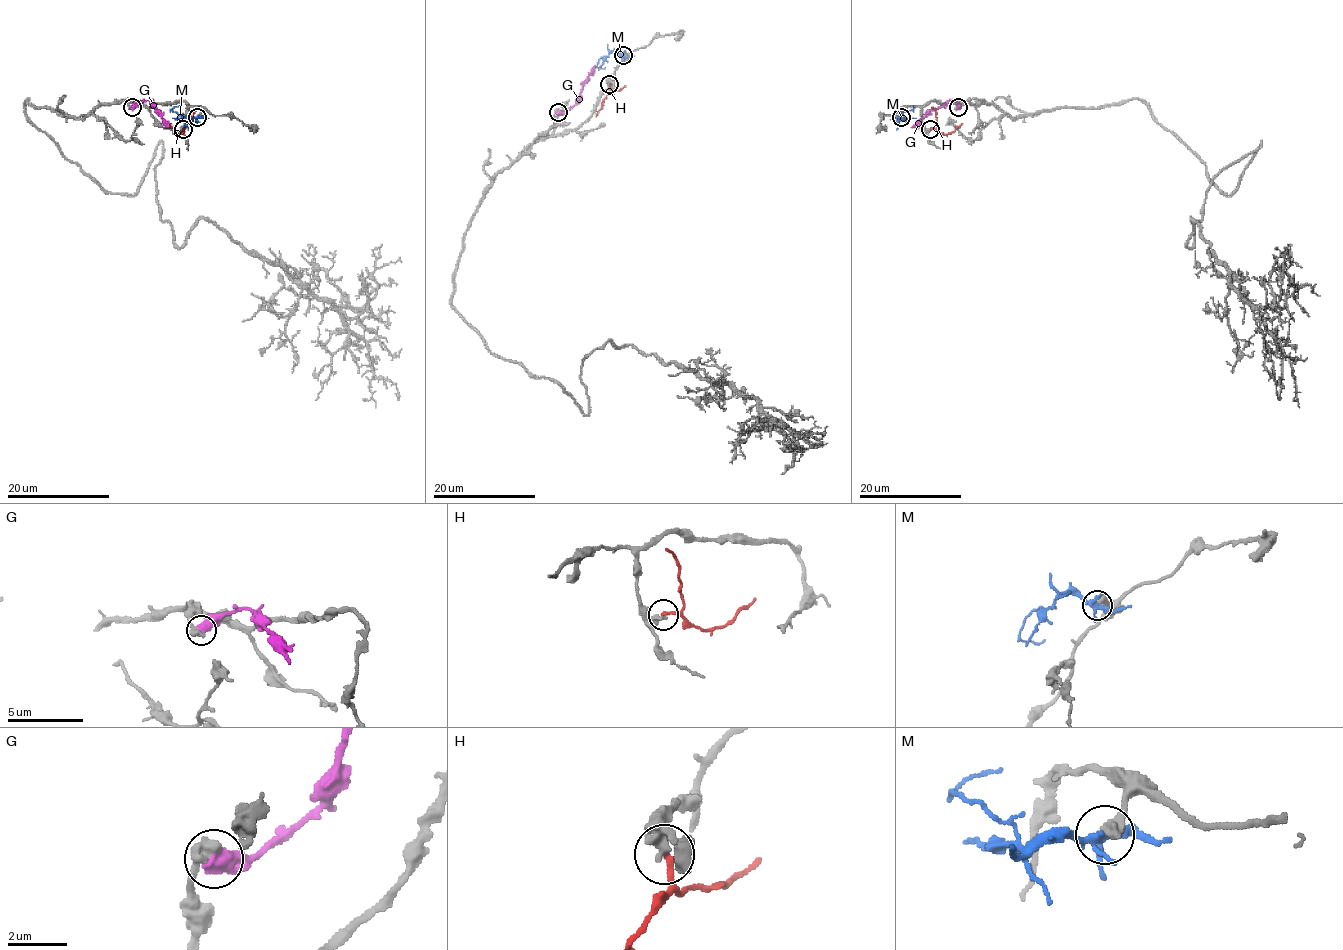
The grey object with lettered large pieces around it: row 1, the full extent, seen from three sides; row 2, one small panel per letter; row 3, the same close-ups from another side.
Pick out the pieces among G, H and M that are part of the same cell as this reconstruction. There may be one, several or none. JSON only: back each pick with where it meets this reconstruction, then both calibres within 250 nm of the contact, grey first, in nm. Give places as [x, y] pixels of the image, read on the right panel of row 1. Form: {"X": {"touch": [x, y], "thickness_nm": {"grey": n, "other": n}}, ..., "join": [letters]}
{"join": []}

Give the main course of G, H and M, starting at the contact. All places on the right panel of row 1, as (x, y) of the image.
G: (958, 108), (958, 104), (951, 100), (933, 108), (911, 127)
H: (930, 128), (948, 133), (962, 123)
M: (902, 117), (898, 118), (913, 105)

